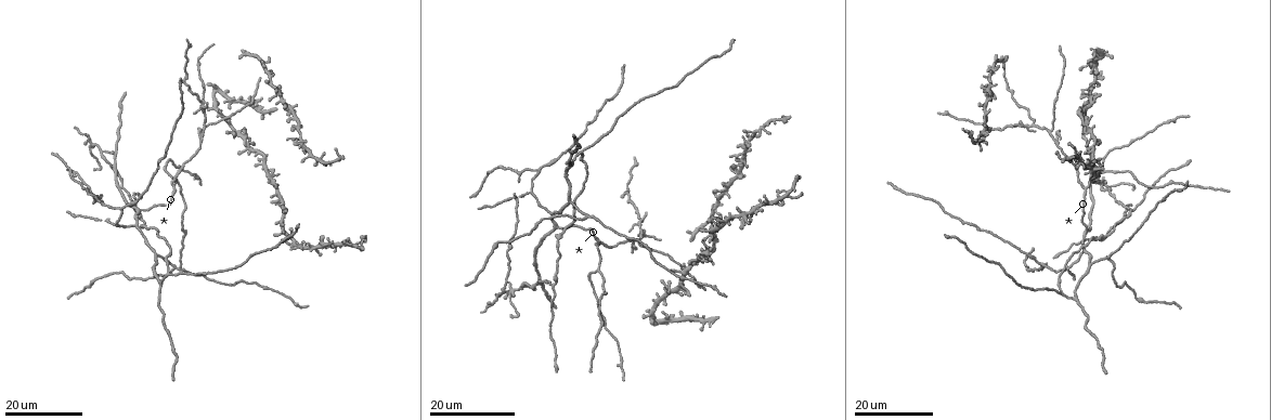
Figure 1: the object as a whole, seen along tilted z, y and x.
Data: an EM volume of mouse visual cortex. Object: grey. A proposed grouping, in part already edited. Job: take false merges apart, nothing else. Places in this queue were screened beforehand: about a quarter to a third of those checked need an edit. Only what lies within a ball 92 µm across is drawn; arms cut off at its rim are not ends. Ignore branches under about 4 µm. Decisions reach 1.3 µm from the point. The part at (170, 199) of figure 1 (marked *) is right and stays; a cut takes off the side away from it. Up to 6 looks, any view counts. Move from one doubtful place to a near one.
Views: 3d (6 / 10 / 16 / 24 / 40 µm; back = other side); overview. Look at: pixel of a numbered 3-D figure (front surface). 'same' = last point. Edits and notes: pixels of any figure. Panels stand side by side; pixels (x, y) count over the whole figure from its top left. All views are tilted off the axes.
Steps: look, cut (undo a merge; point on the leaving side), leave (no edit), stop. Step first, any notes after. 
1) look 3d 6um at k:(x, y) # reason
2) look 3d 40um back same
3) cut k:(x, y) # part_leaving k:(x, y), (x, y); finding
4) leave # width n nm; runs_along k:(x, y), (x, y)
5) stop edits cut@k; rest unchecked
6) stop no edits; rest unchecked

look 3d 16um at 1:(173, 186) # small branch off a trunk

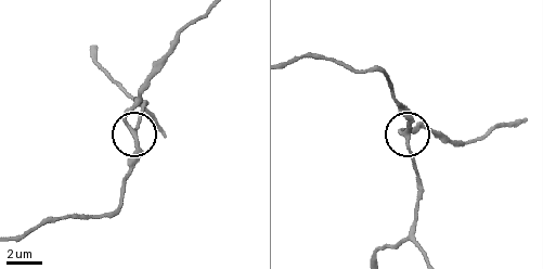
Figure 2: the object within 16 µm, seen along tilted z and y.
look 3d 10um at 2:(132, 131) # closer look

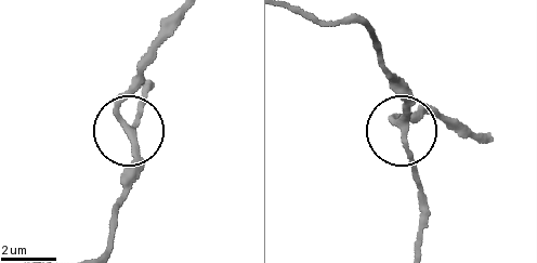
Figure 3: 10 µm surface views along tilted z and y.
leave # side_arm 46 um; runs_along 3:(375, 43), (404, 107), (401, 139), (418, 175), (420, 206); one neuron here

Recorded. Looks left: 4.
look 3d 16um at 1:(1076, 298) # three arms meet

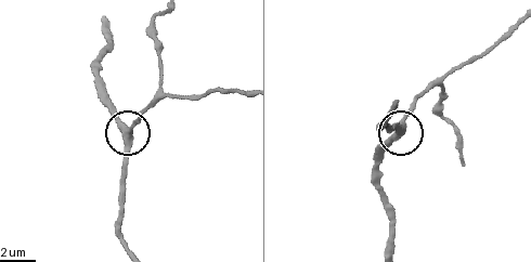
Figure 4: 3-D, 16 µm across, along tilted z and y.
look 3d 10um at 4:(127, 136)

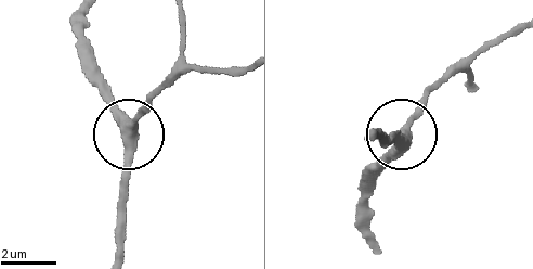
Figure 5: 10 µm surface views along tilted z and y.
leave # width 360 nm; runs_along 5:(82, 17), (87, 72), (130, 144), (127, 215); one neuron here

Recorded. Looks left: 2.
look 3d 16um at 1:(1133, 209) # branch point

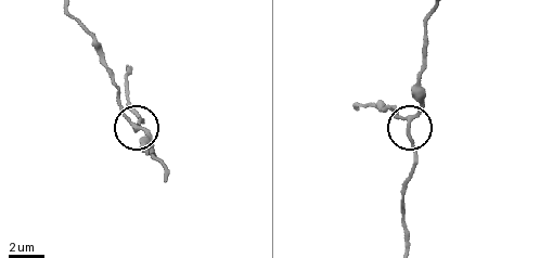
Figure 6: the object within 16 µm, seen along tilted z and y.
look 3d 10um at 6:(138, 127)

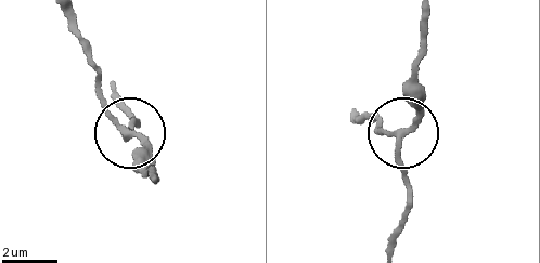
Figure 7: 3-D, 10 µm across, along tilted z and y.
leave # width 180 nm; runs_along 7:(428, 16), (416, 63), (420, 112), (397, 158), (408, 213); one neuron here

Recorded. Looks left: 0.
stop no edits; rest unchecked

